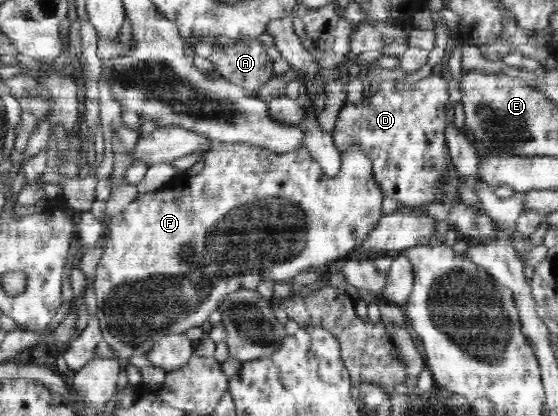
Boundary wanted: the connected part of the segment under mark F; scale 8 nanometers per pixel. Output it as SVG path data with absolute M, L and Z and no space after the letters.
M215 142L212 150L204 156L204 168L196 176L184 175L181 172L172 178L165 188L158 188L138 196L124 208L120 214L108 219L110 238L106 242L106 250L97 264L94 278L94 294L96 294L97 312L100 332L103 340L112 349L113 358L123 363L127 359L146 357L148 350L155 344L156 338L172 336L172 334L186 333L189 328L202 326L209 314L218 308L220 301L227 295L238 290L255 290L260 282L270 280L272 283L288 281L297 274L302 274L308 268L320 266L331 260L345 258L350 250L366 238L366 235L378 224L382 217L382 201L385 199L379 183L372 174L372 160L364 155L359 144L347 151L341 160L340 171L337 175L329 177L322 172L321 166L307 149L298 149L285 154L276 154L270 150L253 146L247 143Z

